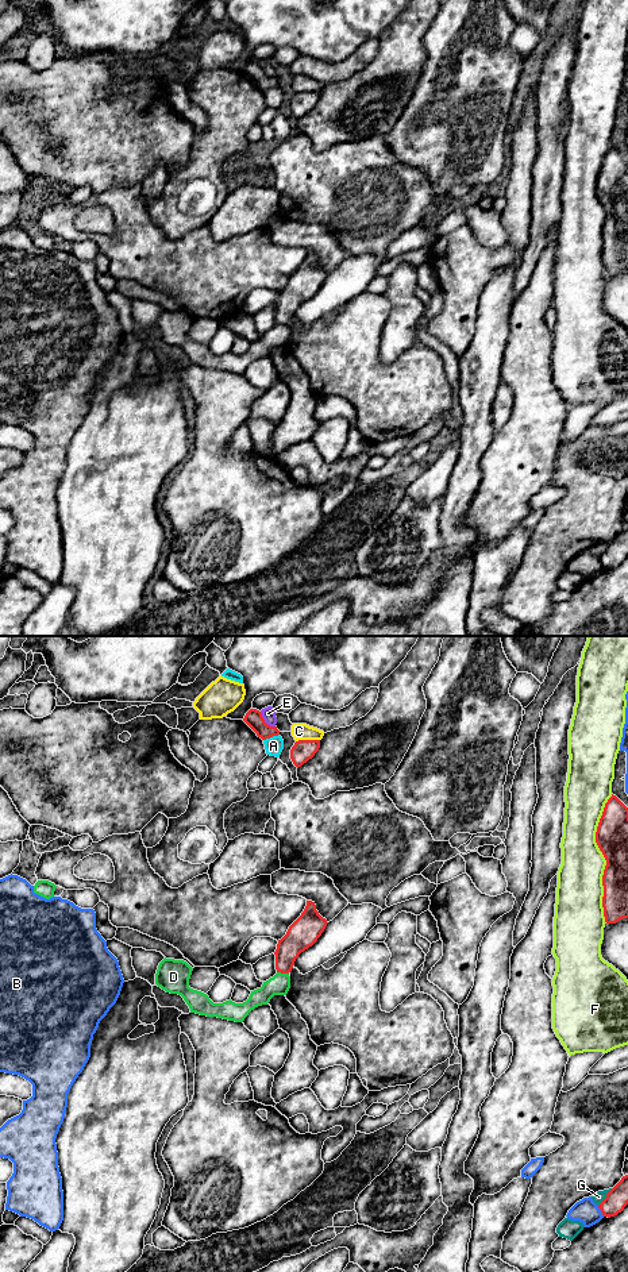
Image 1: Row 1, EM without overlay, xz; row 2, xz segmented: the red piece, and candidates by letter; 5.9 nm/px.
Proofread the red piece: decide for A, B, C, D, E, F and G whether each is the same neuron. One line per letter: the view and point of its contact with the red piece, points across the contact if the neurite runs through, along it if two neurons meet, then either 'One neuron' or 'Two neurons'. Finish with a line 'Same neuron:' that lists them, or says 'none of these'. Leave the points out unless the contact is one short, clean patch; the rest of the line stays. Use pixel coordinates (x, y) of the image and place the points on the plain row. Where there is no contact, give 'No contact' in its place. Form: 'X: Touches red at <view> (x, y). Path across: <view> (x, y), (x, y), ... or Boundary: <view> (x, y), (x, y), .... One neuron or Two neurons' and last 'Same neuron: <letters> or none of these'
A: Touches red at xz (270, 88). Two neurons
B: Touches red at xz (601, 563). Two neurons
C: Touches red at xz (307, 92). Two neurons
D: Touches red at xz (282, 324). Two neurons
E: Touches red at xz (264, 73). Two neurons
F: Touches red at xz (605, 211). Two neurons
G: Touches red at xz (605, 550). Two neurons
Same neuron: none of these

